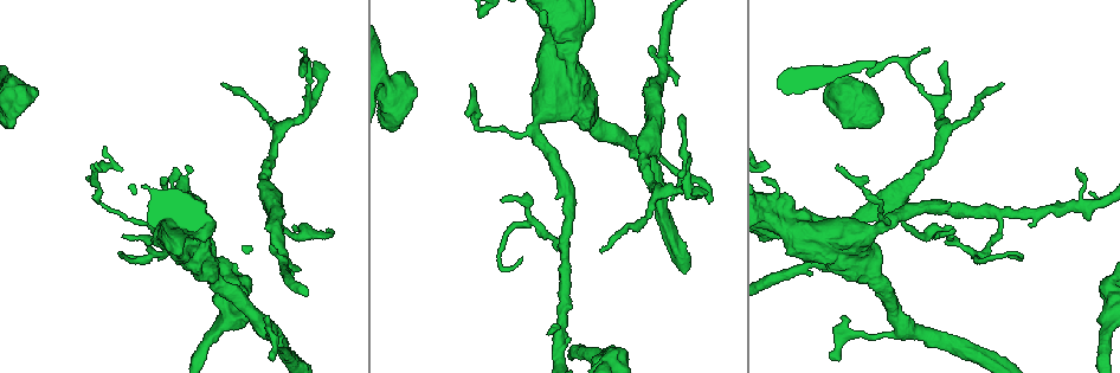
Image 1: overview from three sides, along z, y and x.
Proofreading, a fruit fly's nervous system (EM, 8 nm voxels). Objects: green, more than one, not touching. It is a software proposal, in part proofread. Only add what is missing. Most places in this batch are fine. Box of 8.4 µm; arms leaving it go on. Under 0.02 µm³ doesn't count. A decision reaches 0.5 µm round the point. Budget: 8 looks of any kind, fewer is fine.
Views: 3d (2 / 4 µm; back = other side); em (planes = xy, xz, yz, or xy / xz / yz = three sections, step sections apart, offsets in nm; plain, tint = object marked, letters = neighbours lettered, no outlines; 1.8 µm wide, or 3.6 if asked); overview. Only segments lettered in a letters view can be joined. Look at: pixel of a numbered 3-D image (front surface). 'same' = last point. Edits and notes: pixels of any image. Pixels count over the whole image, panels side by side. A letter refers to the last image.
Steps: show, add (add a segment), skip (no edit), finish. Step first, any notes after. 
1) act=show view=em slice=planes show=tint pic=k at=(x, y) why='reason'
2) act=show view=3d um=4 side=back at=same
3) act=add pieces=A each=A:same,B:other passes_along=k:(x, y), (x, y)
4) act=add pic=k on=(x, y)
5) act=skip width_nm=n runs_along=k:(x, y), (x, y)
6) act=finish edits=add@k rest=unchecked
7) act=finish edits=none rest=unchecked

act=show view=3d um=4 pic=1 at=(221, 85)

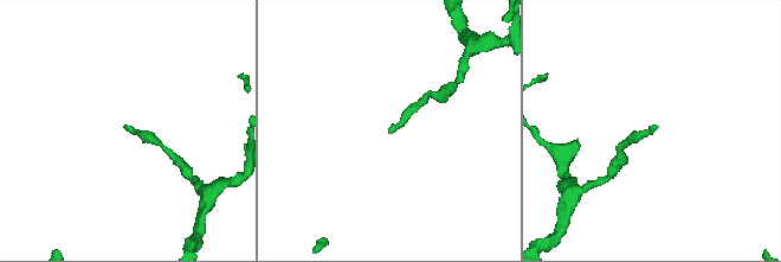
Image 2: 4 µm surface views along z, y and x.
act=show view=em slice=planes show=letters pic=2 at=(655, 125)

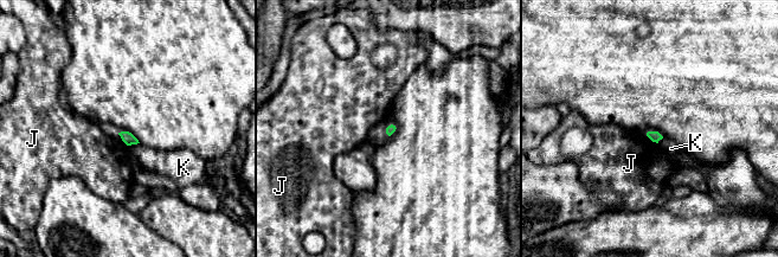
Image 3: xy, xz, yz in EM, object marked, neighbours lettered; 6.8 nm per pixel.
act=skip each=J:other,K:other found='no lettered segment goes on from it'

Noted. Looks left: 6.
act=show view=em slice=yz step=16 show=letters pic=1 at=(691, 196)

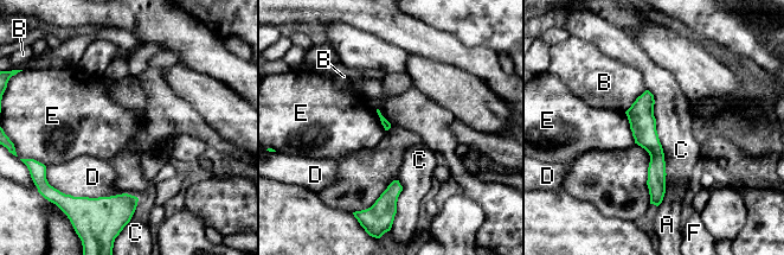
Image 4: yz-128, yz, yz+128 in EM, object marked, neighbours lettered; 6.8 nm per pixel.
act=show view=em slice=planes show=letters at=same

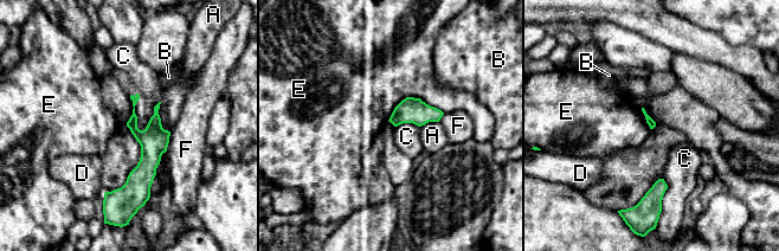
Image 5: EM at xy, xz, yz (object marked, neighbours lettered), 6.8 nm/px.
act=skip each=A:other,B:other,C:other,D:other,E:other,F:other runs_along=5:(156, 117), (147, 167), (120, 194) found='no lettered segment goes on from it'

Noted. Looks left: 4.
act=show view=em slice=yz step=8 show=letters pic=1 at=(271, 246) why='free end'

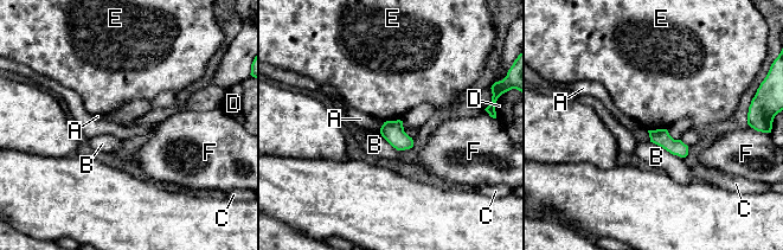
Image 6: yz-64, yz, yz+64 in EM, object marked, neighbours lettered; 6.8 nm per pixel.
act=skip width_nm=120 each=A:other,B:other,C:other,D:other,E:other,F:other found='no lettered segment goes on from it'

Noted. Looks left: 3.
act=finish edits=none rest=unchecked

